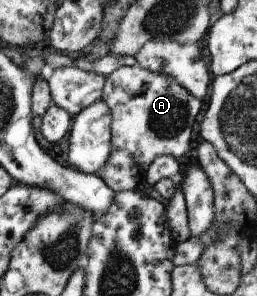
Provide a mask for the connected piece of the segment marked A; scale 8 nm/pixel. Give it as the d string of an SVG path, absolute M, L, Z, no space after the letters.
M121 66L105 76L101 101L110 111L110 152L105 165L95 173L114 193L142 191L146 186L146 169L155 157L185 157L191 149L191 131L199 113L201 100L187 93L173 77L139 67Z

